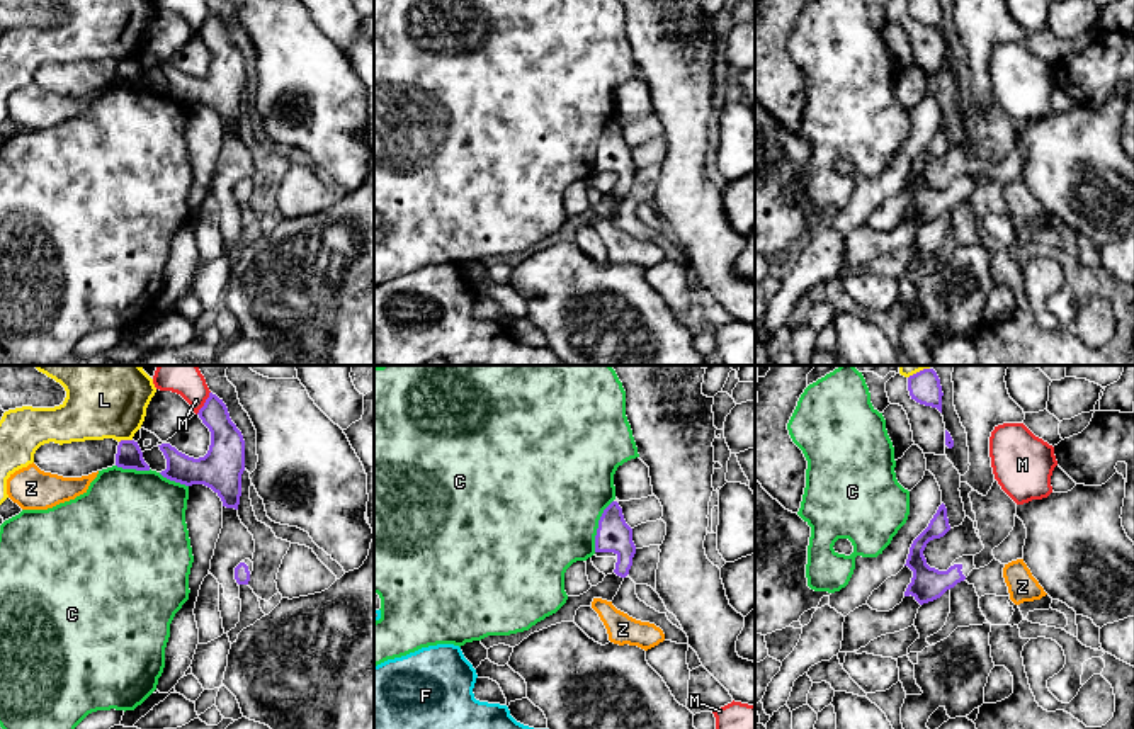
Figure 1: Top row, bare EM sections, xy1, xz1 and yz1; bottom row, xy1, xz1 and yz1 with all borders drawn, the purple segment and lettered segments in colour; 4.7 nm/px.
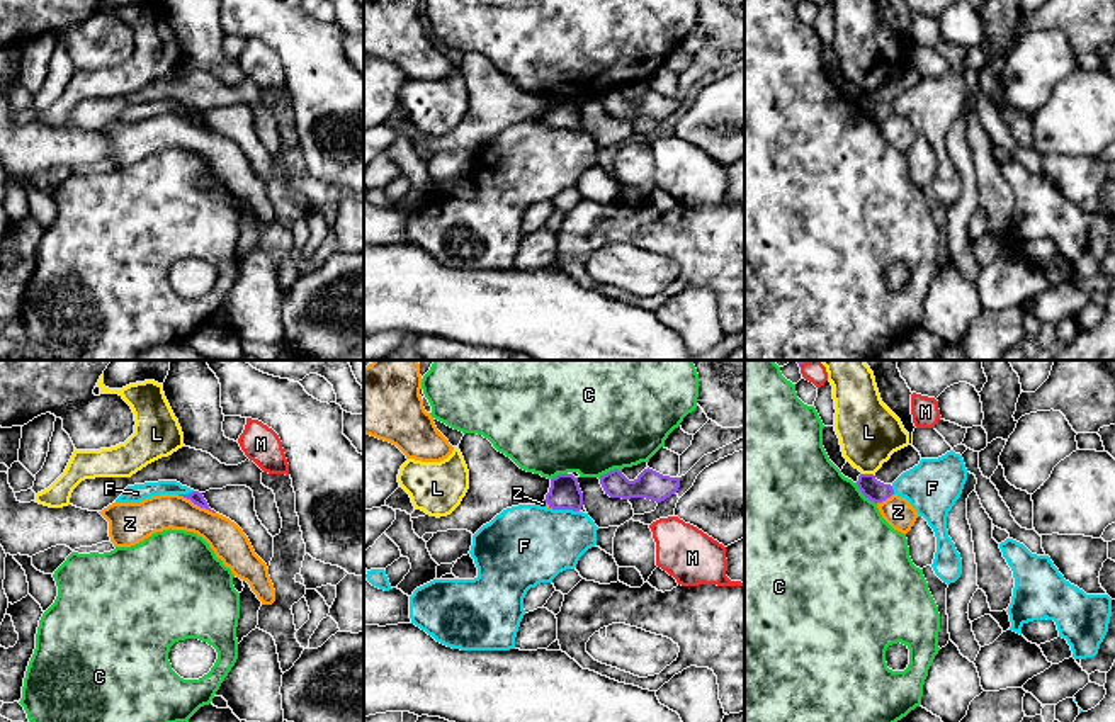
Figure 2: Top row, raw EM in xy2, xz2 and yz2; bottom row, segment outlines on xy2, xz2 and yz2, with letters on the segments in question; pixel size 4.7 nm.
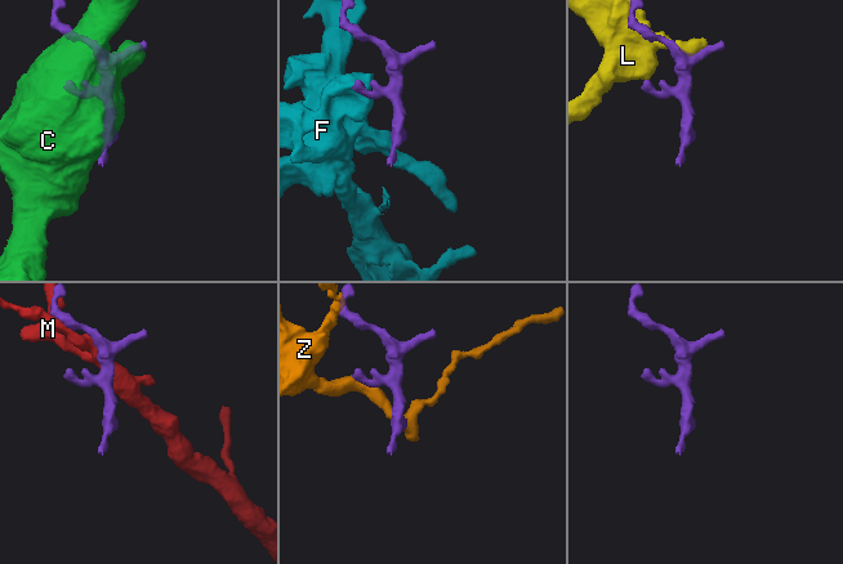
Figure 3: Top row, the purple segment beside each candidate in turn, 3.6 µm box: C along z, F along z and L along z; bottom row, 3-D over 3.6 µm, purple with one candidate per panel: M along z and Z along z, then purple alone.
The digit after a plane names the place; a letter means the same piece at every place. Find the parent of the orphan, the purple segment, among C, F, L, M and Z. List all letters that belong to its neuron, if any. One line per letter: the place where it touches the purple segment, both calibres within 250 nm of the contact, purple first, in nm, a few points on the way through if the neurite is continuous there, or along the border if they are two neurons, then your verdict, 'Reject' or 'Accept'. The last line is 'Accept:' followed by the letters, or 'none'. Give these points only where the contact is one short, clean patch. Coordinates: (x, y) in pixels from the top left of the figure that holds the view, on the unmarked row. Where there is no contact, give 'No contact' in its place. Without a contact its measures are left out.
C: Touches purple at xz1 (599, 145). Thickness 160 nm (purple) against 480 nm. Reject
F: Touches purple at xz2 (565, 128). Thickness 150 nm (purple) against 380 nm. Boundary: xz2 (549, 126), (578, 131). Reject
L: Touches purple at xy1 (124, 60). Thickness 120 nm (purple) against 280 nm. Reject
M: Touches purple at xy1 (204, 22). Thickness 170 nm (purple) against 120 nm. Reject
Z: Touches purple at xy2 (196, 123). Thickness 60 nm (purple) against 170 nm. Reject
Accept: none

